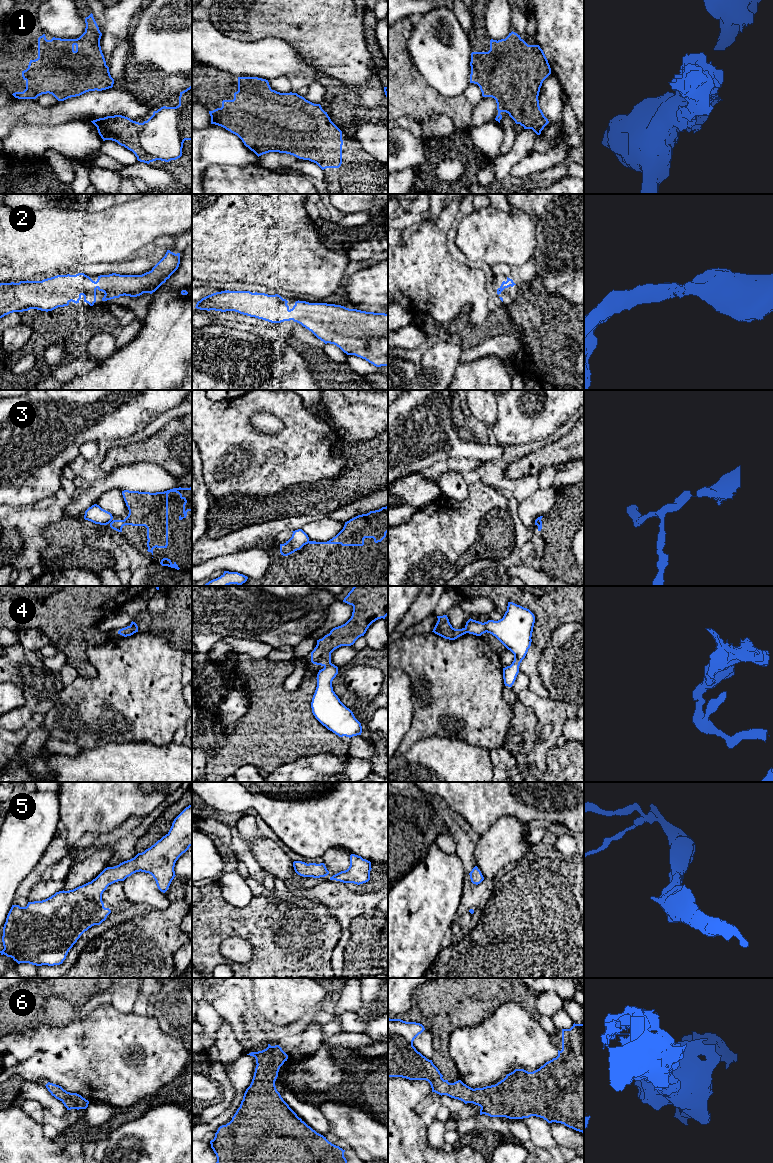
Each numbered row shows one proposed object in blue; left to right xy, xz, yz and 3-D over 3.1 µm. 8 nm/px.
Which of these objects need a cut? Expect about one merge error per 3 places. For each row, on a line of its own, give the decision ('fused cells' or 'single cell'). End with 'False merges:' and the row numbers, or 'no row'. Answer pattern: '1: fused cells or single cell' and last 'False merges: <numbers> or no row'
1: single cell
2: single cell
3: fused cells
4: fused cells
5: single cell
6: single cell
False merges: 3, 4

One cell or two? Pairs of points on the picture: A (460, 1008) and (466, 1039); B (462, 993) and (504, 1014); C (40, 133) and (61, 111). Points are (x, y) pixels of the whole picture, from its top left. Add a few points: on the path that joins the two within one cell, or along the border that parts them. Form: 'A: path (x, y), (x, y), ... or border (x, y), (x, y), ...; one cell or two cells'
A: border (486, 1018), (457, 1027), (448, 1044); two cells
B: border (518, 1003), (503, 1001), (491, 1014), (477, 1024); two cells
C: border (24, 120), (45, 125), (59, 125), (70, 121); two cells

